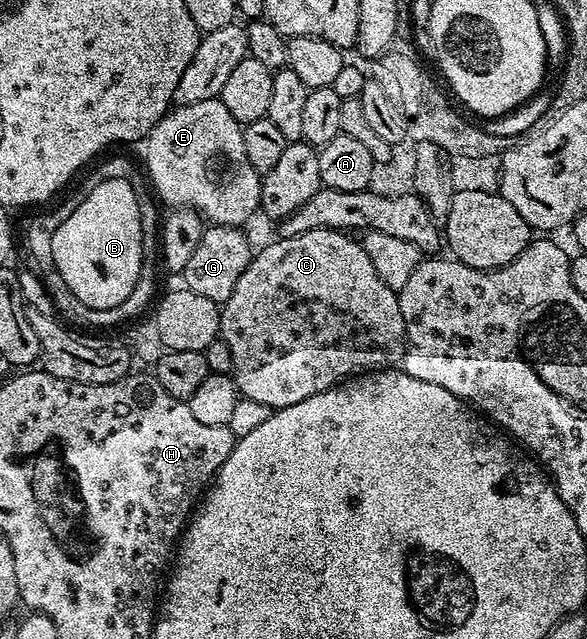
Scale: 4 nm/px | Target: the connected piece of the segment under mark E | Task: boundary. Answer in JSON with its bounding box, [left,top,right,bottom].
[143,98,263,226]

